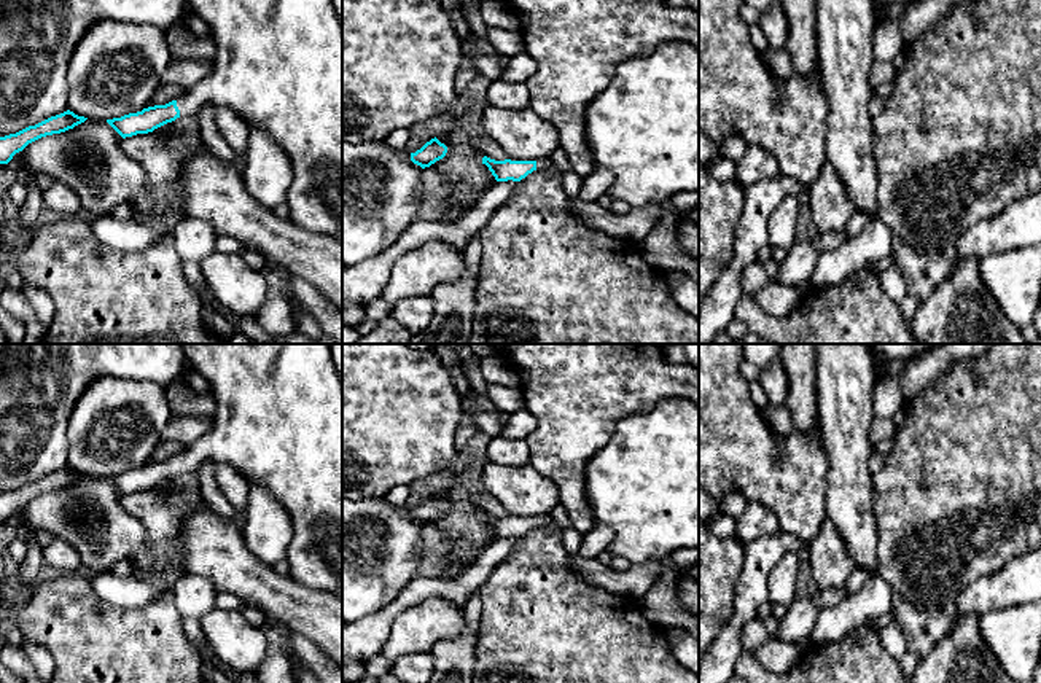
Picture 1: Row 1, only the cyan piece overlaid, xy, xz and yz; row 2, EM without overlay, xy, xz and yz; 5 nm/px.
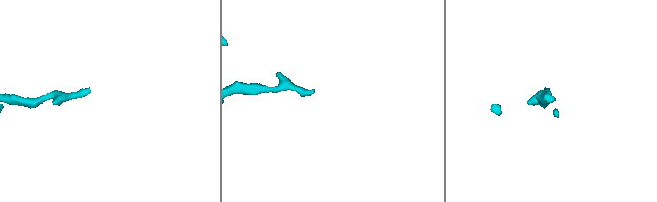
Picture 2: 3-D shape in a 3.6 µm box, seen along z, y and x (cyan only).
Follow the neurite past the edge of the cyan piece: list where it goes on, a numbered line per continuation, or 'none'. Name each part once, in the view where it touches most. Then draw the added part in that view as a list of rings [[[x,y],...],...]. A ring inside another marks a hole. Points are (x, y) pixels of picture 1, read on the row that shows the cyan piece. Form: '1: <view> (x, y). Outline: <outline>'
1: xy (279, 62). Outline: [[[186,0],[186,6],[209,25],[216,46],[216,57],[212,73],[177,99],[180,116],[196,115],[202,103],[212,102],[215,107],[234,110],[248,127],[267,132],[285,151],[293,169],[293,181],[285,201],[290,210],[288,221],[310,232],[329,236],[342,244],[342,24],[333,0]]]

